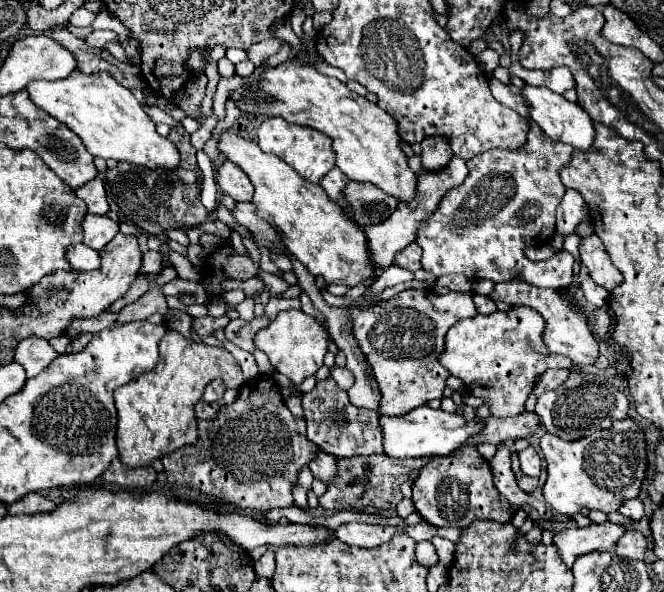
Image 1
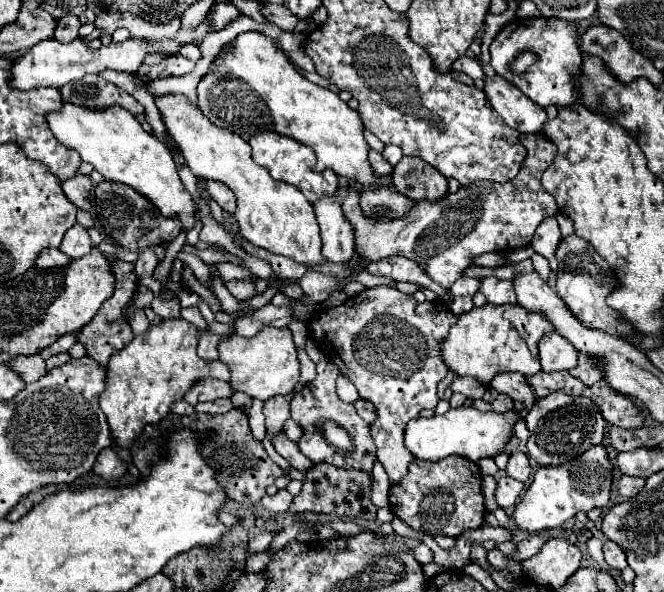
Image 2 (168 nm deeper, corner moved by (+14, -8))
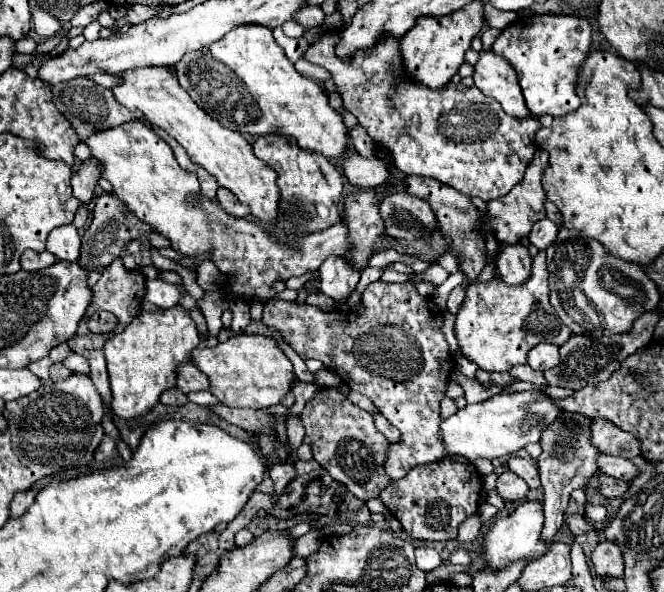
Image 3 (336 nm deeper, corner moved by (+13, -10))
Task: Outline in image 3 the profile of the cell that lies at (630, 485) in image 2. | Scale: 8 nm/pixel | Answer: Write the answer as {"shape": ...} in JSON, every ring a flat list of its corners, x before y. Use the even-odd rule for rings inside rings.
{"shape":[[600,475,600,493,608,499,616,499,616,497,624,497,626,491,630,489,630,485,626,481,616,481,614,477,608,475]]}

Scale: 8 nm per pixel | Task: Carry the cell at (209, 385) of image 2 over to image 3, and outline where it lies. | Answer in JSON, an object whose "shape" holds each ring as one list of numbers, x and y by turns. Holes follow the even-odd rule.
{"shape":[[184,363,178,367,178,389,182,393,194,393,194,391,208,391,208,379,206,375,202,375,202,371,198,371,196,365]]}

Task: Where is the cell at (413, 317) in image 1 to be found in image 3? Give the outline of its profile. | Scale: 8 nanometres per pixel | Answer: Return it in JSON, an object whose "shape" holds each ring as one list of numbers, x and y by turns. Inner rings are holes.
{"shape":[[370,283,362,293,364,311,322,311,310,305,296,305,294,301,276,301,270,299,264,305,262,321,270,327,282,331,292,349,302,357,314,357,324,363,330,371,334,371,342,383,350,389,366,395,376,409,400,431,400,441,388,445,386,457,386,473,390,479,402,479,416,465,432,463,436,459,446,457,440,441,440,401,444,399,446,385,450,381,452,371,452,353,450,345,442,333,442,313,440,309,426,297,420,297,412,283]]}

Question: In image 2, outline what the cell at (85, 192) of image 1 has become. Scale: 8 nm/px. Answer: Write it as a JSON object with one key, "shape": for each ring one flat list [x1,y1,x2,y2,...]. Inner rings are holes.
{"shape":[[77,173,75,177,63,181,63,191,67,195,67,199,77,205,79,209,85,209,89,211,91,209,91,189,93,189,93,181,81,173]]}

